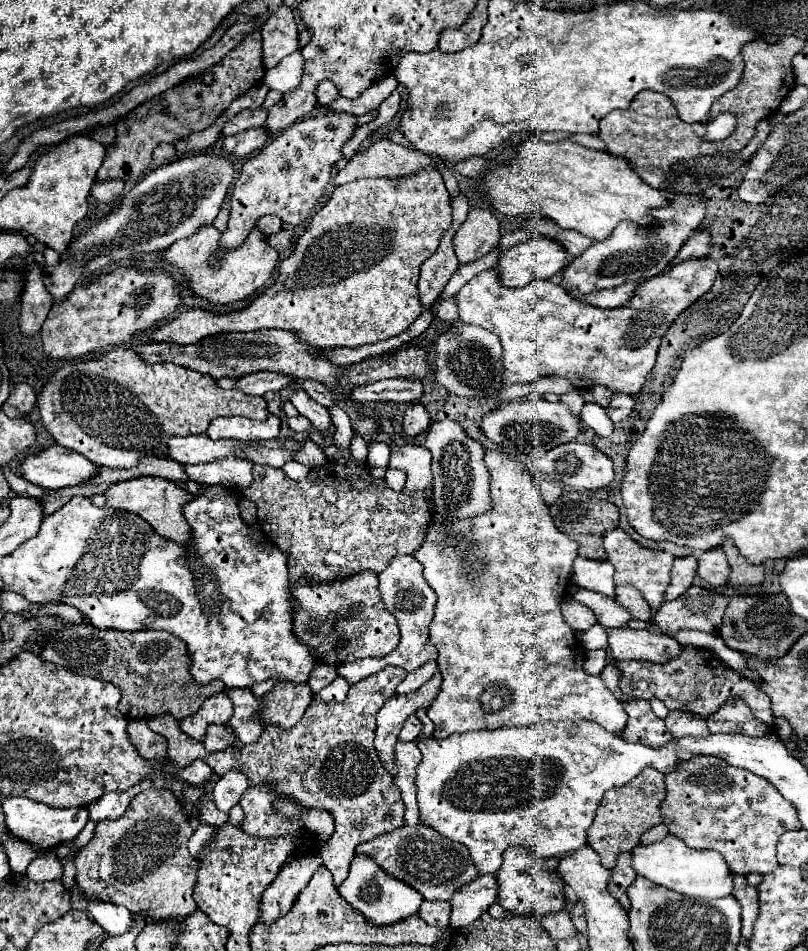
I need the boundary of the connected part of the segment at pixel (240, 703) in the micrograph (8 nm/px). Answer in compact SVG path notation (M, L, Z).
M232 688L228 692L234 704L234 716L230 718L232 728L240 742L256 742L264 730L262 720L256 716L262 712L262 698L254 696L250 688Z

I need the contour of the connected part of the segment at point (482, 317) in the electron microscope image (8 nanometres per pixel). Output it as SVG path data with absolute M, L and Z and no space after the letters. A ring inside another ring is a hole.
M696 258L672 264L666 272L644 280L634 298L620 308L614 310L600 310L590 304L572 297L559 285L550 280L534 280L528 286L522 288L508 288L500 284L500 272L496 268L484 270L478 276L474 276L470 282L466 282L458 298L458 312L460 320L466 324L482 326L502 340L502 366L504 366L504 384L532 384L536 378L544 376L560 376L573 381L576 388L588 388L588 386L606 386L612 392L622 392L628 396L640 394L650 370L656 362L656 352L662 336L674 322L674 318L688 308L692 302L696 302L702 294L706 294L714 280L718 276L718 266L714 260L708 258Z

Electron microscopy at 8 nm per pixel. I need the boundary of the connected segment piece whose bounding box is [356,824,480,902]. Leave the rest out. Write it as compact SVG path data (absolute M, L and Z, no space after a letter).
M424 824L402 826L388 834L382 834L370 842L360 844L356 848L356 854L360 852L374 856L380 868L416 888L424 896L424 900L450 900L458 888L480 876L464 844L456 844L454 840L448 840L446 836Z

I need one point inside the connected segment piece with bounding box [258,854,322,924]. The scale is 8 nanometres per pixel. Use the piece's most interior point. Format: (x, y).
(281, 894)

